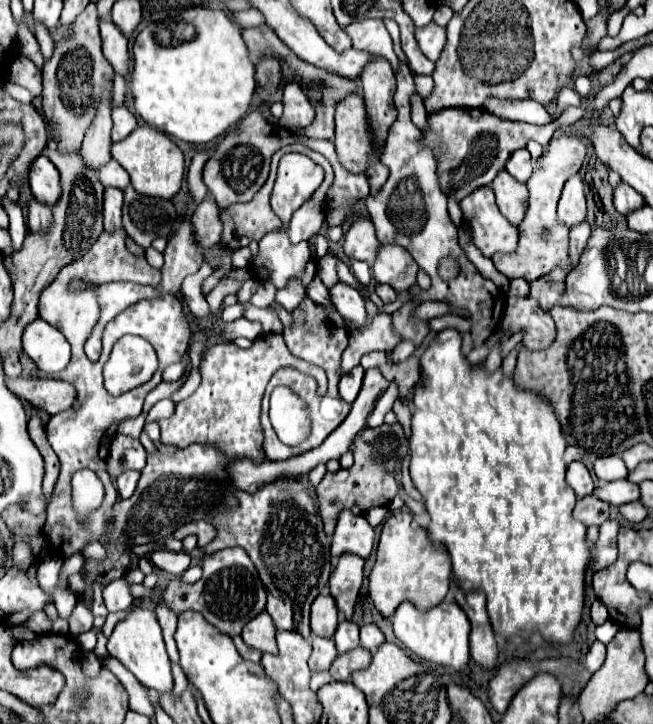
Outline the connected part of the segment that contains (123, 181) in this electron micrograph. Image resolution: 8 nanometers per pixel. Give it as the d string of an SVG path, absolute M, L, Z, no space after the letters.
M111 159L107 165L101 165L97 171L99 171L99 181L103 183L103 187L125 189L129 185L127 171L115 159Z

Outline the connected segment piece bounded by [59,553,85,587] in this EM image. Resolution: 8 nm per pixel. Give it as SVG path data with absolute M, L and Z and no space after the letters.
M77 553L77 555L73 555L72 557L64 560L59 575L59 585L61 585L61 587L68 586L69 576L77 573L77 571L81 569L81 565L84 565L84 562L84 556L81 553Z

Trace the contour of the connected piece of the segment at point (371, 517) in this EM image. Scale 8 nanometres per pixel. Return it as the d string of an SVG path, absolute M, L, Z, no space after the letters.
M371 507L371 509L367 509L365 519L367 519L367 523L369 523L371 527L377 527L377 525L385 519L387 513L389 513L387 507Z

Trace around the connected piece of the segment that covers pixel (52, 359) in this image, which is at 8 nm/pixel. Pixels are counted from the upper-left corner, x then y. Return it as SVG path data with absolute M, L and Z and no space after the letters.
M35 319L25 327L23 351L47 377L63 371L71 359L71 347L63 333L43 319Z

